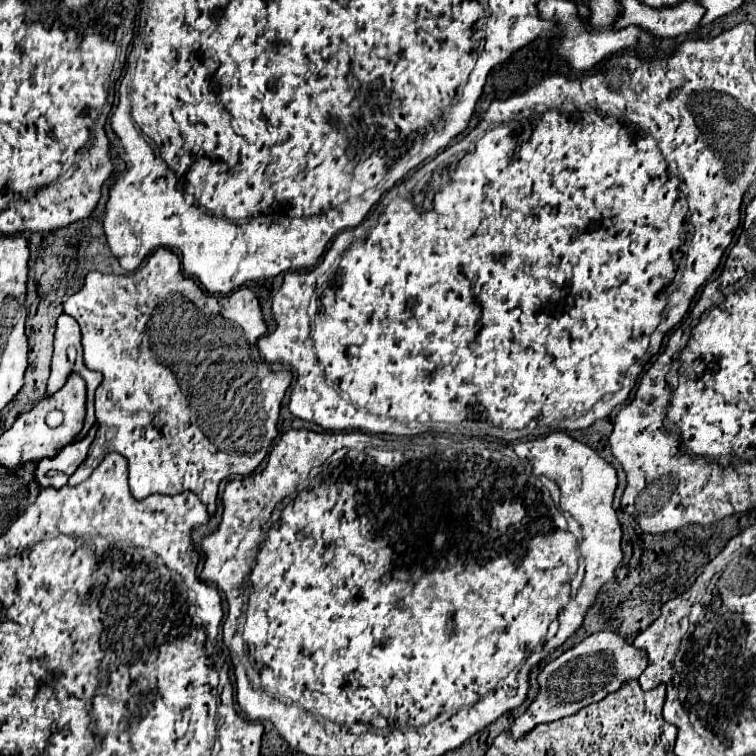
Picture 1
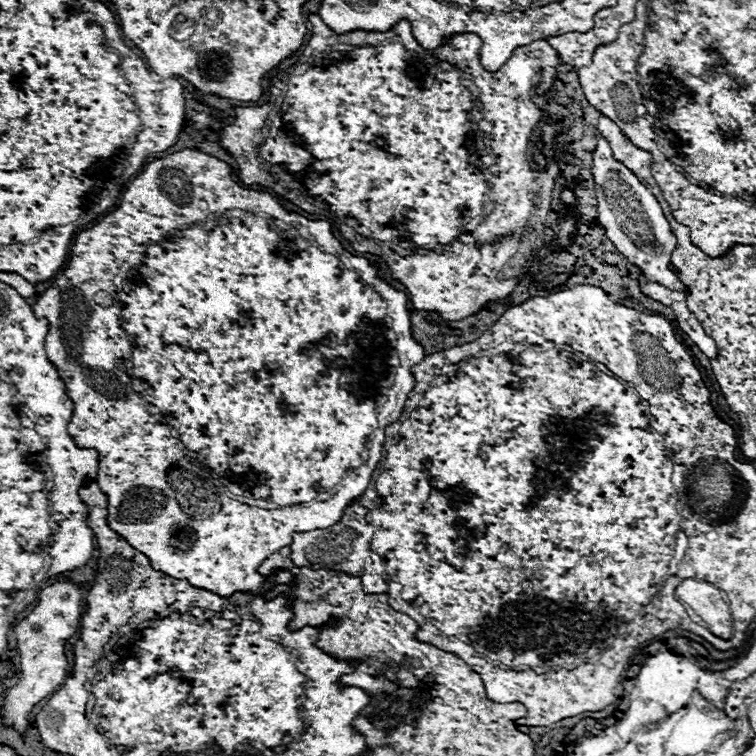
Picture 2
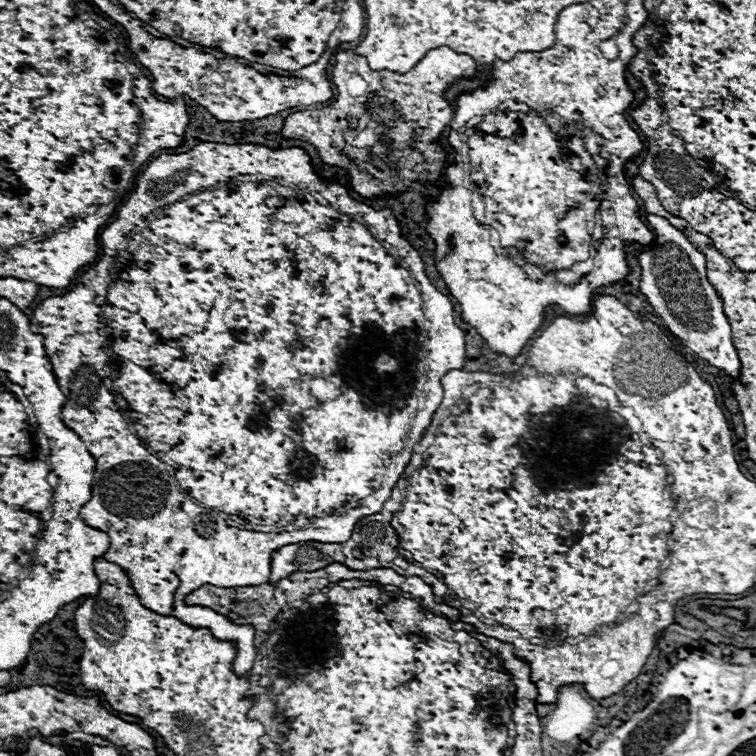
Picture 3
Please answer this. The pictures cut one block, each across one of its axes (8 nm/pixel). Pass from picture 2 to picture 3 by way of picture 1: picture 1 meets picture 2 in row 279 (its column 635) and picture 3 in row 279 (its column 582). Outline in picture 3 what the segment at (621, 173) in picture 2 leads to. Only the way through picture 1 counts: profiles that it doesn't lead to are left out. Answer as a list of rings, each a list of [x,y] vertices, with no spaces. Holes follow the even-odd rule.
[[[646,214],[646,220],[654,232],[654,244],[652,248],[642,248],[638,252],[640,292],[664,320],[668,330],[684,346],[688,346],[702,360],[724,370],[728,376],[738,378],[740,374],[738,350],[732,344],[730,324],[722,312],[722,302],[706,278],[704,254],[700,254],[688,242],[688,238],[678,228],[674,228],[666,218]]]

